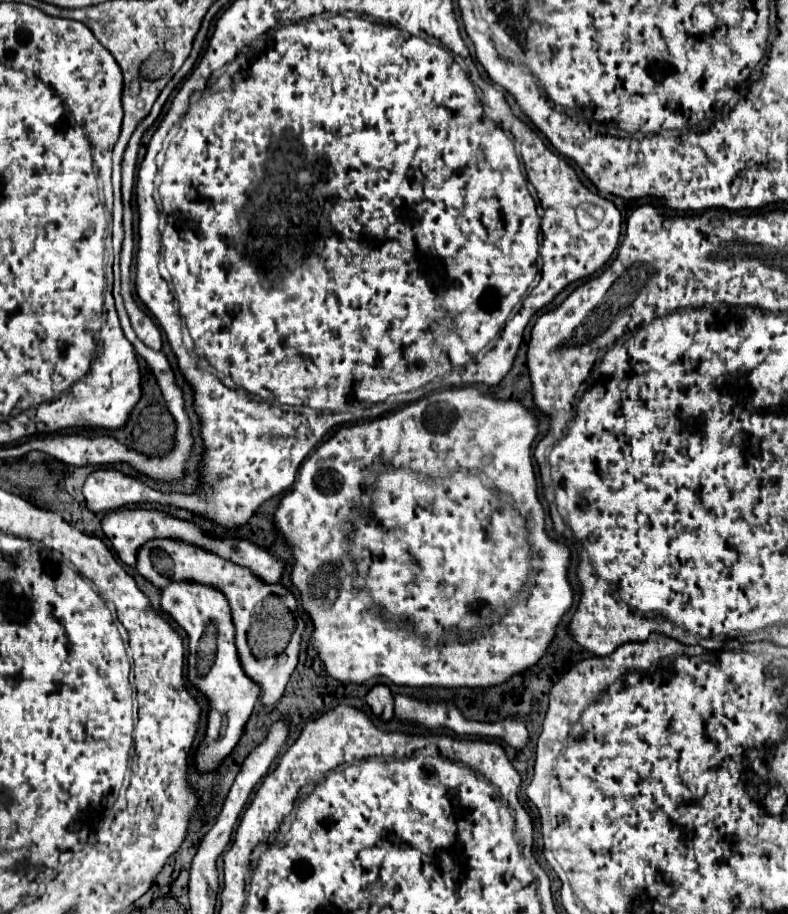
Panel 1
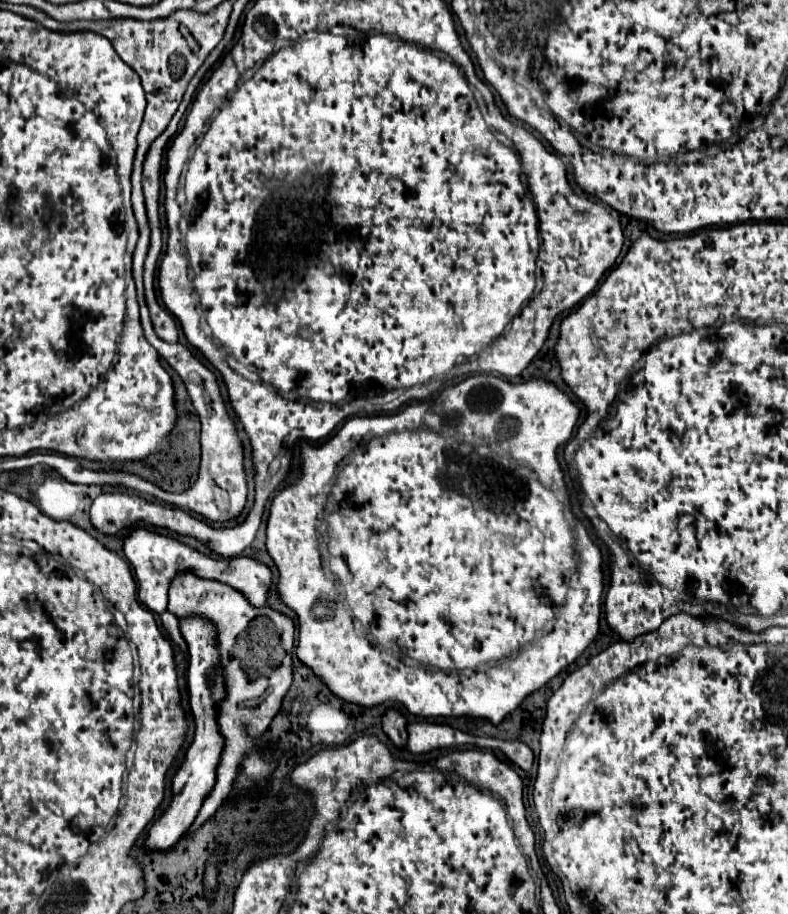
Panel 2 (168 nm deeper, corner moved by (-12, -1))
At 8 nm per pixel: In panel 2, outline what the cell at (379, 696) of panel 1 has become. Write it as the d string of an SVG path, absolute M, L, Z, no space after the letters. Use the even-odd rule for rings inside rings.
M390 709L384 713L382 717L382 729L384 733L390 737L390 741L396 745L396 747L404 747L406 741L408 741L408 733L406 733L406 719L400 711L396 709Z

